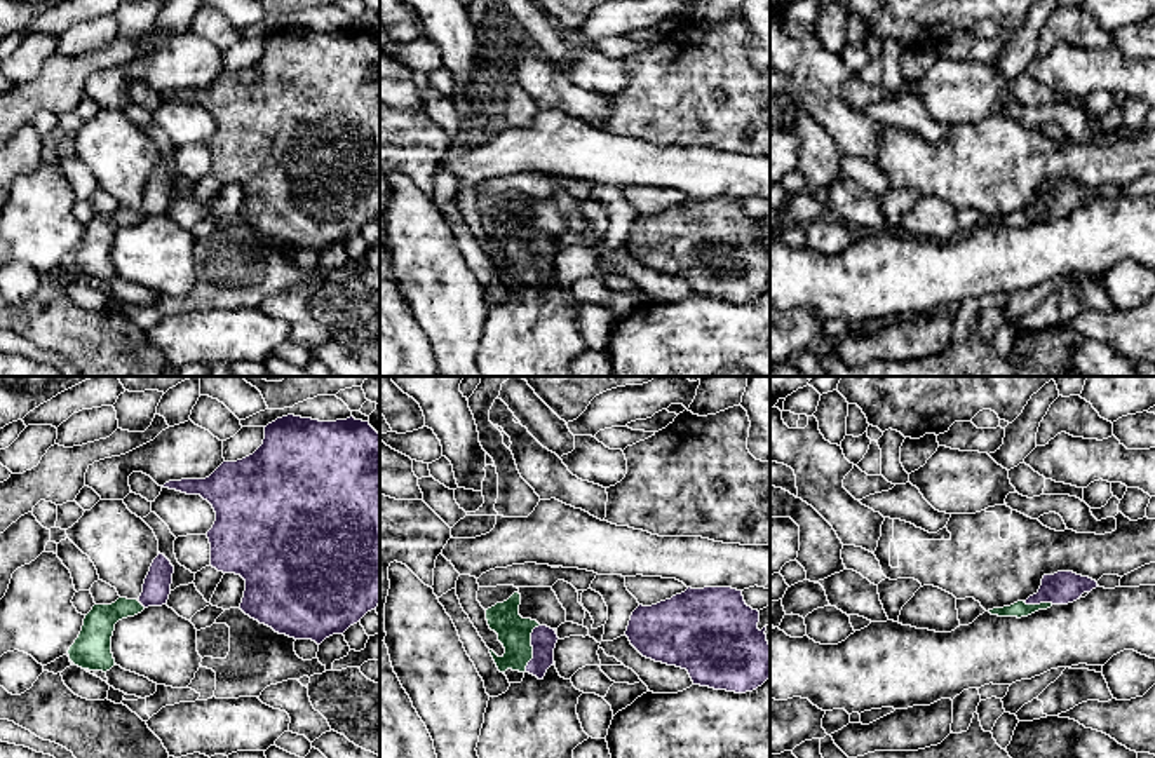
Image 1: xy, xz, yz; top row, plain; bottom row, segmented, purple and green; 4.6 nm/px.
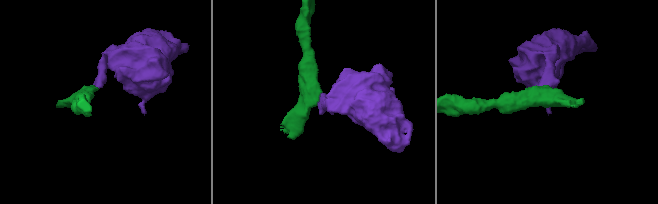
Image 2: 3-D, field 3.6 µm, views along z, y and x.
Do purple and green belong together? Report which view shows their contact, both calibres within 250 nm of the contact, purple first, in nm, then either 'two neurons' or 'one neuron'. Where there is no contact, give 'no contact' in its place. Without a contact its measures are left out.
contact in xz; calibres 120 and 160 nm; one neuron

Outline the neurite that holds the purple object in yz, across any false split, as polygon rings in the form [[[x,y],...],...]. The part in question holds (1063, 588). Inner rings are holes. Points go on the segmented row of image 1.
[[[1057,572],[1054,575],[1044,575],[1042,585],[1037,594],[1030,596],[1026,601],[1017,601],[1010,606],[988,610],[991,615],[998,617],[1028,617],[1038,610],[1047,610],[1052,605],[1068,605],[1084,592],[1091,592],[1099,587],[1096,580],[1089,577],[1077,575],[1073,572]]]

